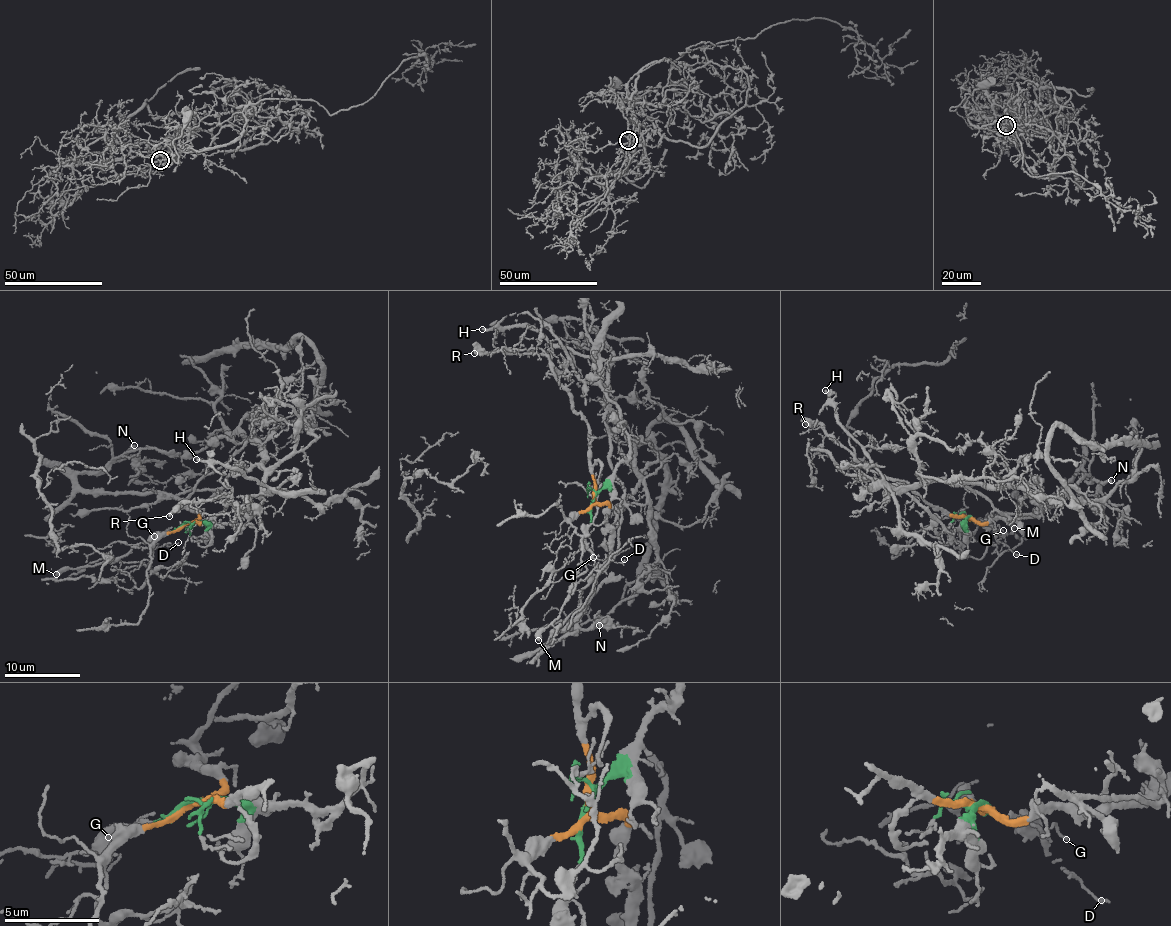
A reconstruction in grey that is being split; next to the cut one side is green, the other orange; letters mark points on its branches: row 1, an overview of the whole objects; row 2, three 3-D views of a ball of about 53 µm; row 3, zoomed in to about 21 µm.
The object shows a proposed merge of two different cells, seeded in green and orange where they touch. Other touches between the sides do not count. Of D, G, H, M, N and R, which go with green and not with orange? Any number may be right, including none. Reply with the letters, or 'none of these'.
D, G, H, M

